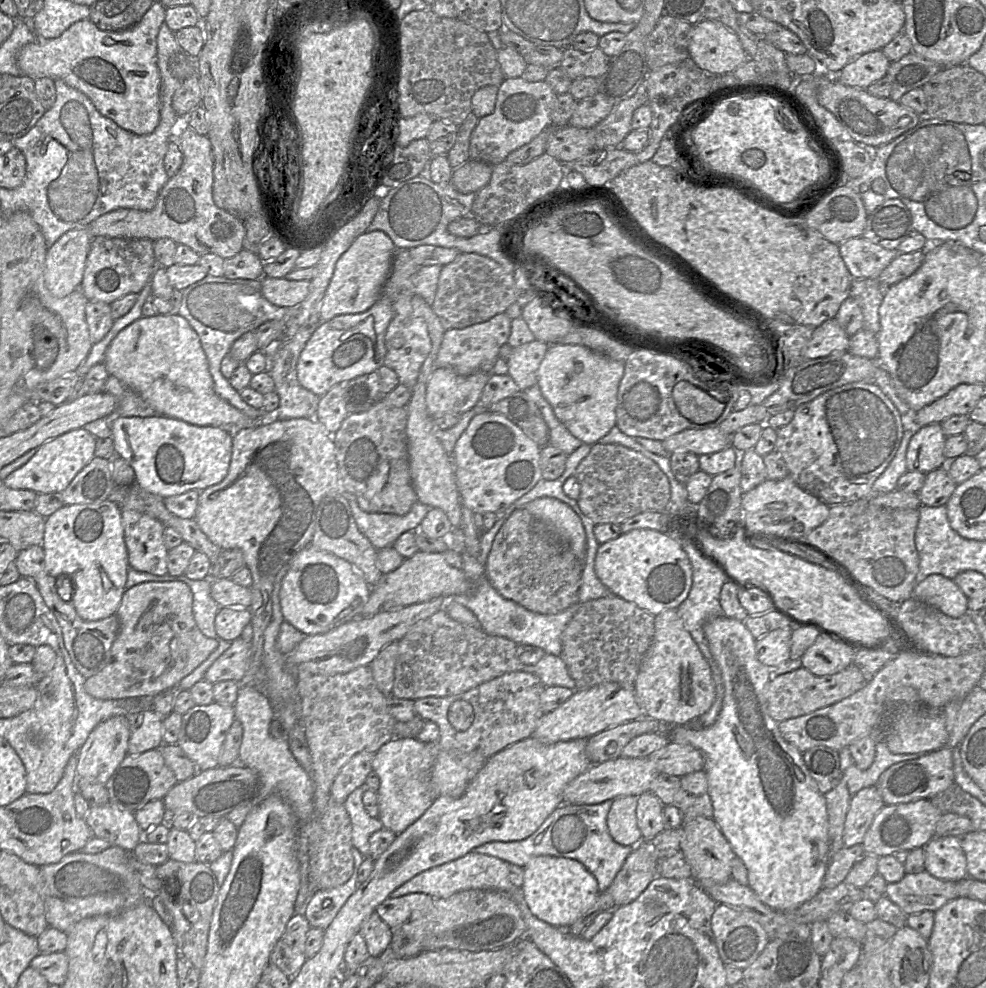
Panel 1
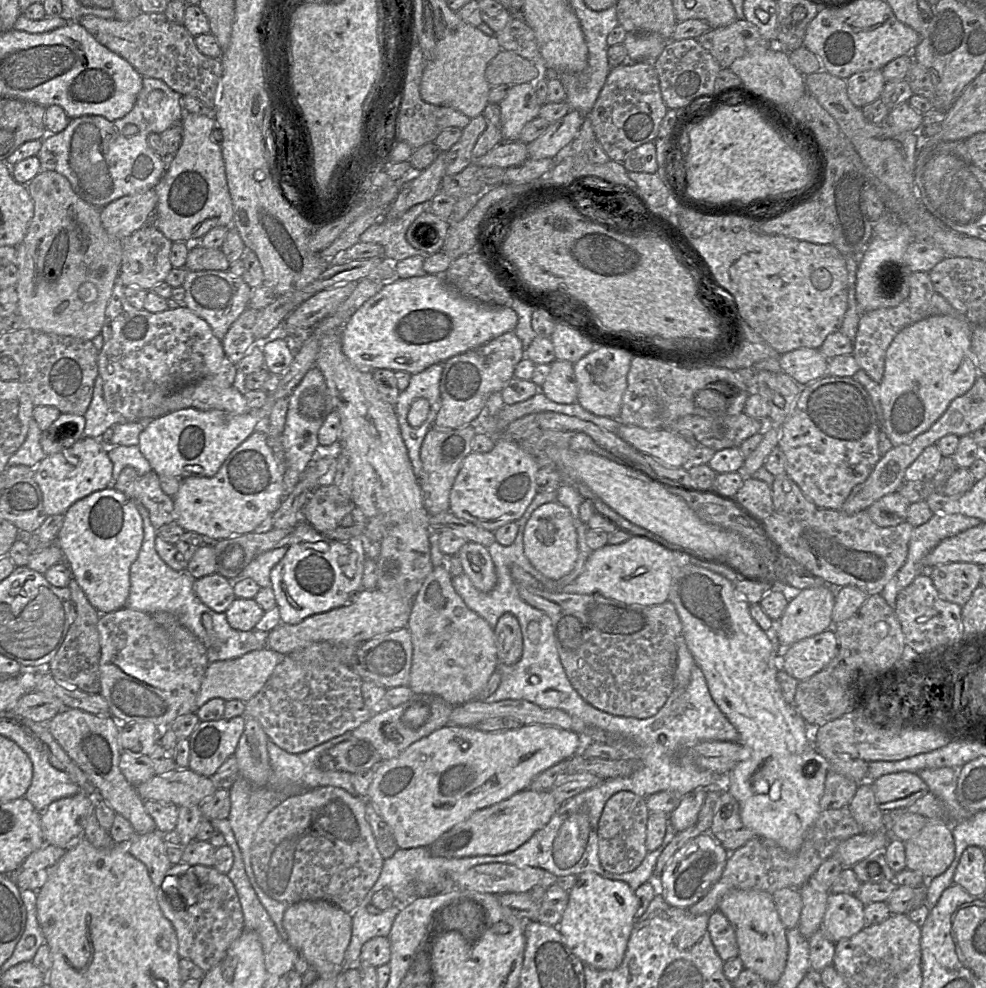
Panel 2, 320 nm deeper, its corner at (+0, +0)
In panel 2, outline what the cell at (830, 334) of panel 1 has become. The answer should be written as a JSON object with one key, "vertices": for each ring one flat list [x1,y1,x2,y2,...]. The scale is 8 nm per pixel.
{"vertices":[[798,348,779,356,782,371,801,385,827,375,828,361,817,348]]}

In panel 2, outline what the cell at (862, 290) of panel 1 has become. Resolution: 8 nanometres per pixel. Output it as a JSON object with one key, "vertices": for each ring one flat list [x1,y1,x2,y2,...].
{"vertices":[[924,271,912,272,909,276,910,292,908,297,894,307,883,307,861,314,858,330,853,342,852,355,858,365,878,384,884,375,886,352,894,337,903,328,920,320,936,315,963,317,940,295,933,286,929,274]]}

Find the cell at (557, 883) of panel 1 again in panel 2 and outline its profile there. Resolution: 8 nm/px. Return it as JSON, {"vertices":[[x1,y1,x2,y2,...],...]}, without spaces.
{"vertices":[[584,872,577,876,575,885,569,890,569,901,557,928,571,951,585,965,599,970,614,970,623,961,636,922,635,912,634,890,627,883,606,879,595,872]]}

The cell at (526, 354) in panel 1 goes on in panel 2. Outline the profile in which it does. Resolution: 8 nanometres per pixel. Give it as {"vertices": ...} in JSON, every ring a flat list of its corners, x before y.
{"vertices":[[556,359,550,364,549,375,539,391,559,404,576,403,578,390,573,365,569,361]]}

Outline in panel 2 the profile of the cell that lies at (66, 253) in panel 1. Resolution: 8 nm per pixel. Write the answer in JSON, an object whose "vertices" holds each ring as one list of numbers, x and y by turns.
{"vertices":[[154,188,123,196,101,208,102,225,109,234,124,239,152,222,157,202,158,196]]}

